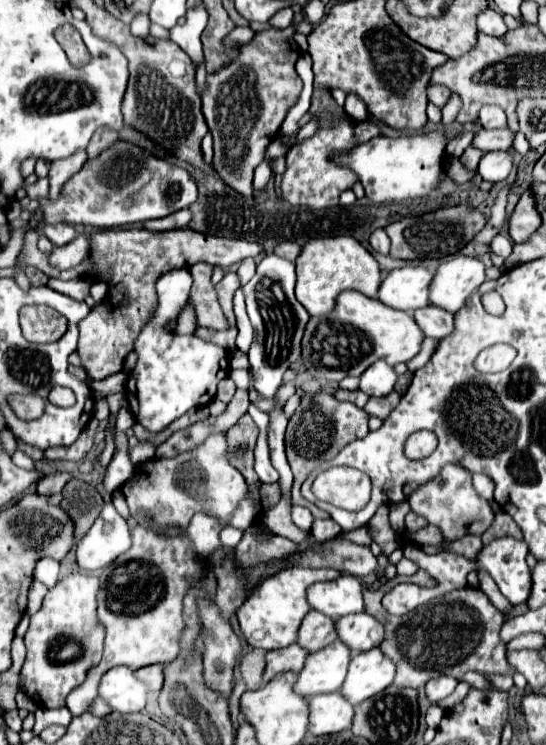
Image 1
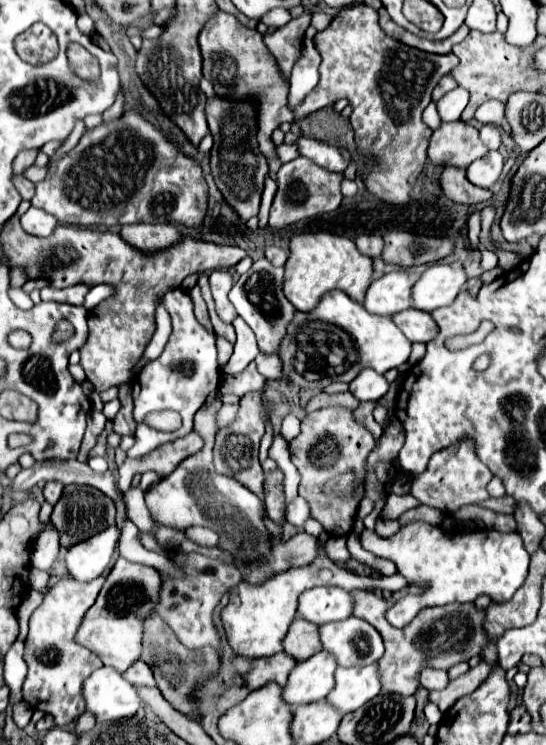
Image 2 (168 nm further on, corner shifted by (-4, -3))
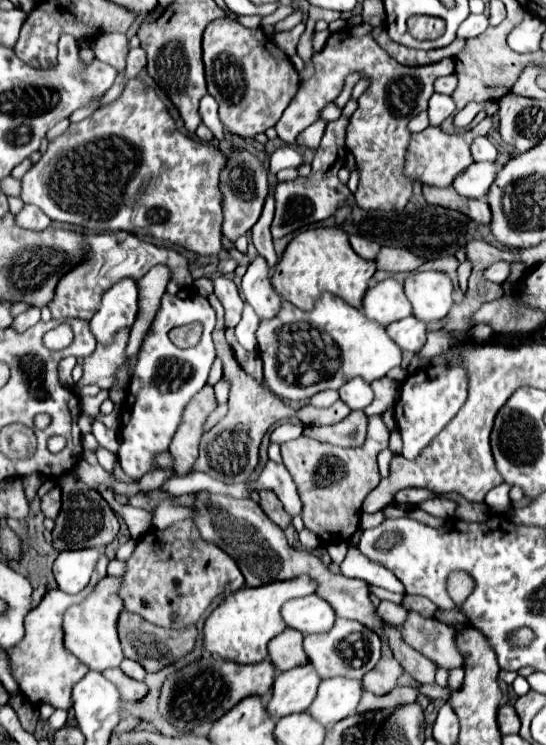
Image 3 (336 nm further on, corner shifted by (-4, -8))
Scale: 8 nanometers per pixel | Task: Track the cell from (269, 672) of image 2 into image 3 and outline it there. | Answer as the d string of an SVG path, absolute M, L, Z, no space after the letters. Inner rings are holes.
M206 655L204 659L172 673L166 679L158 709L174 727L194 729L200 723L220 719L226 711L230 711L244 697L250 697L250 695L270 697L276 675L278 671L274 663L270 663L268 659L258 665L240 665L234 661L216 661L210 655Z

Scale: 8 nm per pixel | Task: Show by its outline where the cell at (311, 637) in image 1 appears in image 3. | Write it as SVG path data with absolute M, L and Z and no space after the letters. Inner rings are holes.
M286 629L276 639L272 639L272 643L268 645L268 653L270 653L270 661L276 663L278 671L294 669L308 663L308 655L302 647L302 639L304 635L294 629Z

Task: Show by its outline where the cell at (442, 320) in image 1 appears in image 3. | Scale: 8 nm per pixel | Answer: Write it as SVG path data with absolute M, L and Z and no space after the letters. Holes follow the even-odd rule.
M410 315L406 319L394 321L386 327L388 335L396 341L396 345L406 351L406 353L416 353L422 349L422 345L426 343L426 333L428 333L428 325L424 321L420 321L418 317Z

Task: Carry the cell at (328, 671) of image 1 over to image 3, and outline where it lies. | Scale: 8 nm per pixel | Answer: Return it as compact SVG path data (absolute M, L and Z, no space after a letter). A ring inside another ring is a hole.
M310 663L302 667L294 667L290 671L282 671L276 677L272 699L266 705L268 713L274 719L280 719L292 713L308 711L308 707L316 699L320 681L322 681L320 675Z

